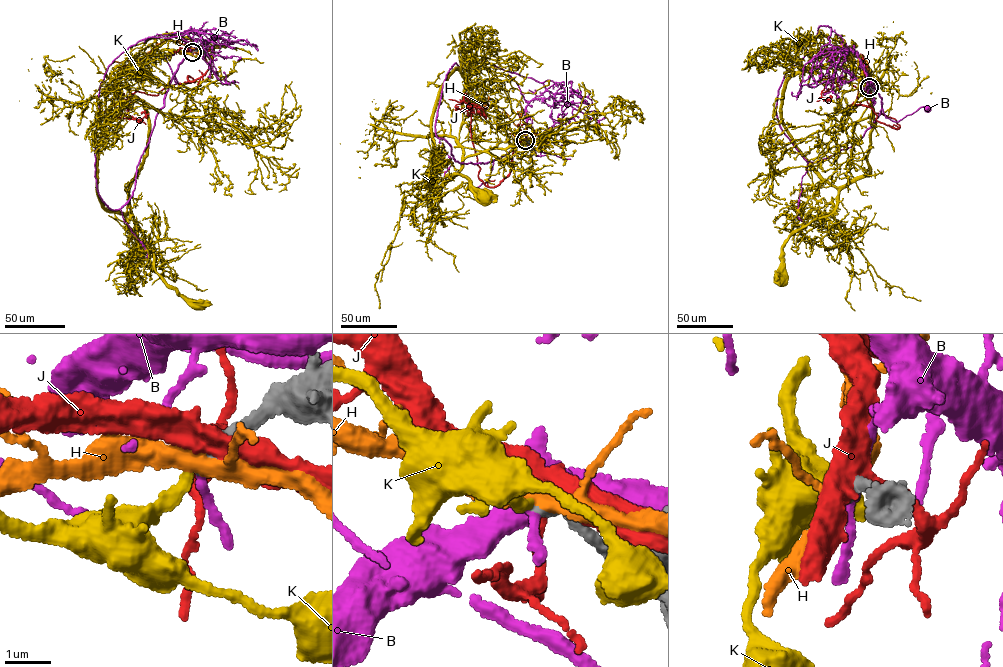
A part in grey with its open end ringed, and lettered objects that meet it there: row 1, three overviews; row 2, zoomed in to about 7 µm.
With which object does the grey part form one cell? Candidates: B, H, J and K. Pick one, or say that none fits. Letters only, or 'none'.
K

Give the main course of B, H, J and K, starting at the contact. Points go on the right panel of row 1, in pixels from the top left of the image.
B: (869, 87), (873, 86), (881, 99), (885, 116), (893, 121), (899, 121), (920, 107), (927, 108)
H: (869, 87), (858, 95), (868, 76), (867, 62), (858, 55), (851, 57), (835, 46), (835, 42)
J: (869, 87), (852, 105), (899, 128), (859, 88), (819, 81), (845, 75)
K: (869, 87), (864, 63), (861, 77), (875, 120), (869, 174), (840, 191), (830, 213), (789, 238), (779, 280)

